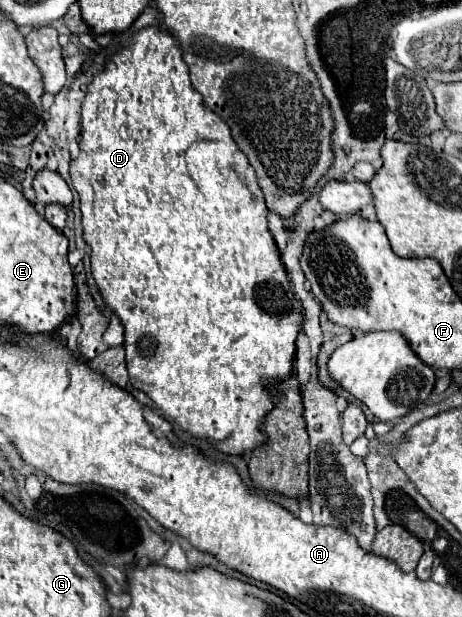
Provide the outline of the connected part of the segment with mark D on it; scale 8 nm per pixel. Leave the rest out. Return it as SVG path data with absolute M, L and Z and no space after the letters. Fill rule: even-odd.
M145 28L137 32L121 52L105 66L105 70L93 78L89 92L81 108L81 152L71 162L71 180L81 198L83 214L83 238L91 246L91 272L99 294L107 308L111 308L125 328L125 360L131 378L131 386L145 392L157 408L163 410L181 430L201 440L205 438L211 448L231 456L243 456L245 452L267 446L267 434L261 426L267 414L275 408L277 396L269 390L267 382L285 382L291 378L295 360L295 342L303 328L303 310L297 300L279 258L275 240L267 226L267 206L263 192L259 190L255 172L247 162L247 156L231 140L227 124L211 112L201 94L189 82L187 64L181 58L181 50L175 38L159 28Z

